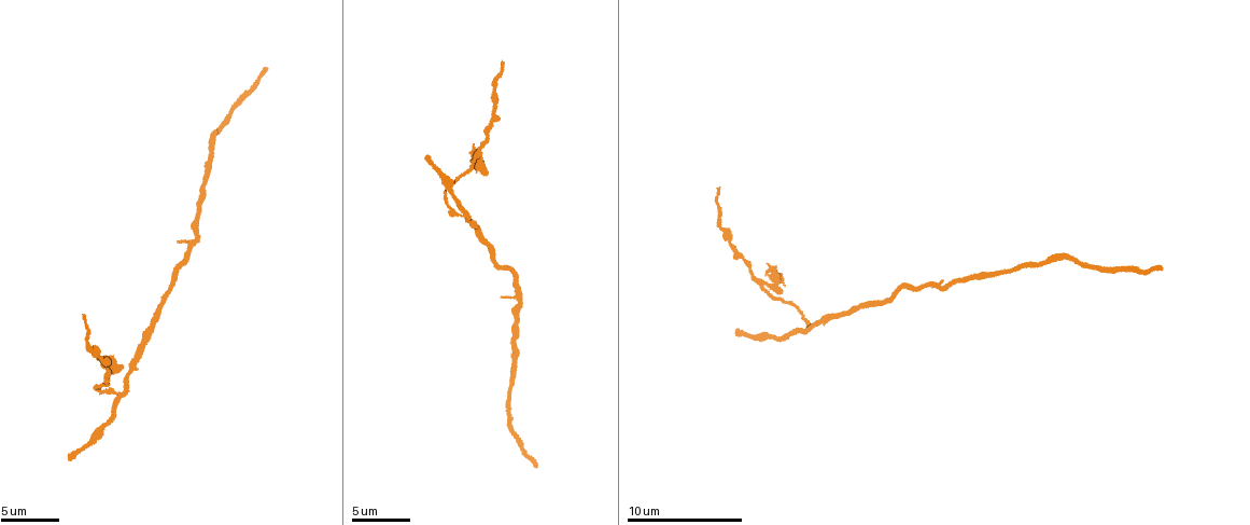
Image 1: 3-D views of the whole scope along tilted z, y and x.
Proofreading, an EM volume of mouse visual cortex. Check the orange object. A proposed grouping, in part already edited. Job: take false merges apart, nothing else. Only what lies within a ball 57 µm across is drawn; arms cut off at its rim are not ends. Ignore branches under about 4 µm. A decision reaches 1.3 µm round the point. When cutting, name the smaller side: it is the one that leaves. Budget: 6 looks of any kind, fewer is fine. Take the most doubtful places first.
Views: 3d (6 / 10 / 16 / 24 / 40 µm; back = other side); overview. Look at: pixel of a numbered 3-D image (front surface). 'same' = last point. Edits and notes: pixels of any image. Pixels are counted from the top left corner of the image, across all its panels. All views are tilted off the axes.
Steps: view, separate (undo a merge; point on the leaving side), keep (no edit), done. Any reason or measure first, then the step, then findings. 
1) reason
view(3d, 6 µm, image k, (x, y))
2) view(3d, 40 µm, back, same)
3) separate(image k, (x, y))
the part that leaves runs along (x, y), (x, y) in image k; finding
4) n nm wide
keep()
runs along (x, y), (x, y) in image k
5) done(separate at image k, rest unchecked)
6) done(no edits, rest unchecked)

three-way junction
view(3d, 16 µm, image 1, (118, 394))

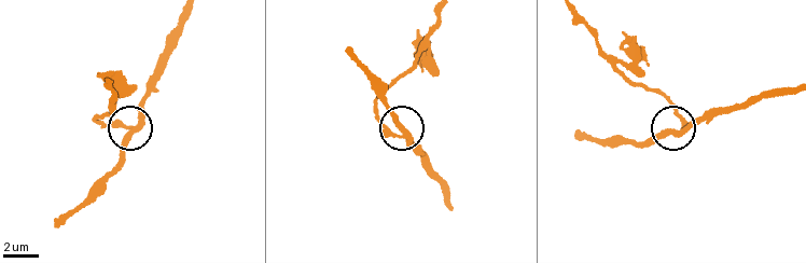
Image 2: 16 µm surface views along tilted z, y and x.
from behind
view(3d, 16 µm, back, image 2, (672, 131))

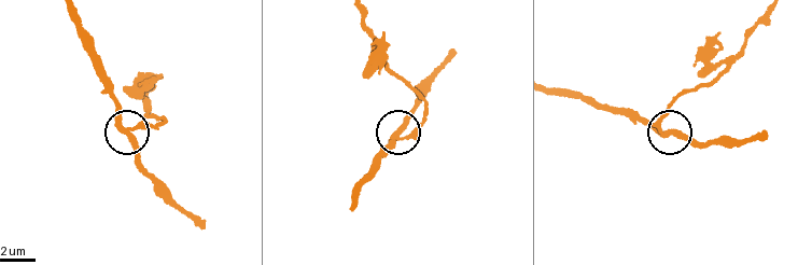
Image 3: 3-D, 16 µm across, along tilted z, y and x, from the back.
keep()
runs along (552, 91), (627, 109), (700, 148) in image 3; one neuron here

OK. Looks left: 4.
view(3d, 16 µm, image 1, (503, 268))

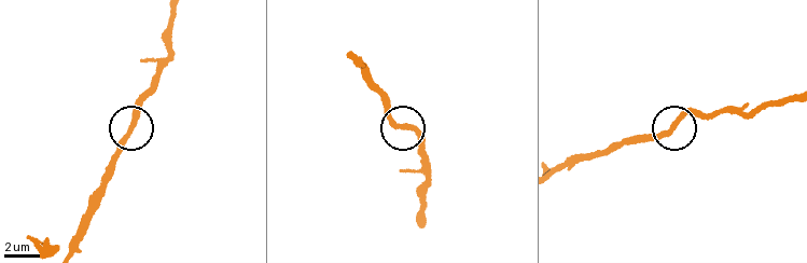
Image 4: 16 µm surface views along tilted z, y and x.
view(3d, 6 µm, image 4, (401, 125))

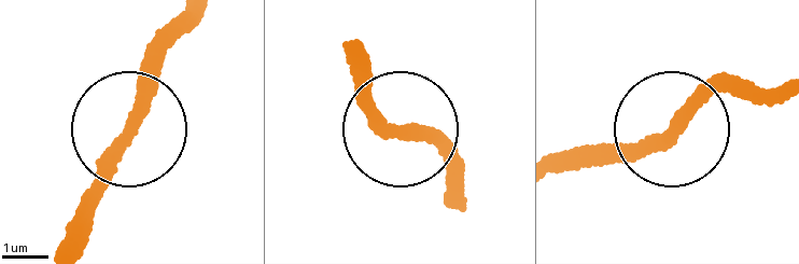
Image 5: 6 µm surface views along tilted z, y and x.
keep()
runs along (668, 133), (603, 163) in image 5; continuous, no second neuron

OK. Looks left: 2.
sudden change in width
view(3d, 16 µm, image 1, (718, 225))

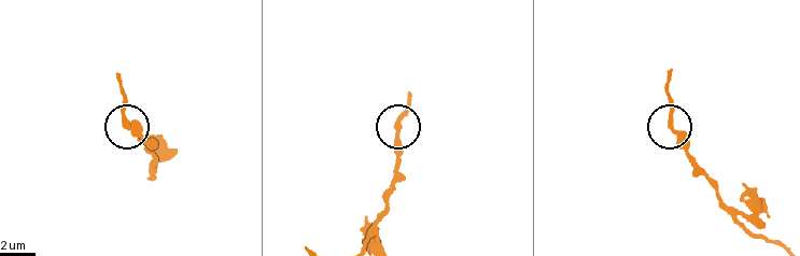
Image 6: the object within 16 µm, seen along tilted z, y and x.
keep()
runs along (364, 244), (386, 205), (401, 147), (398, 126), (411, 101) in image 6; continuous, no second neuron

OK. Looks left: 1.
done(no edits, rest unchecked)

